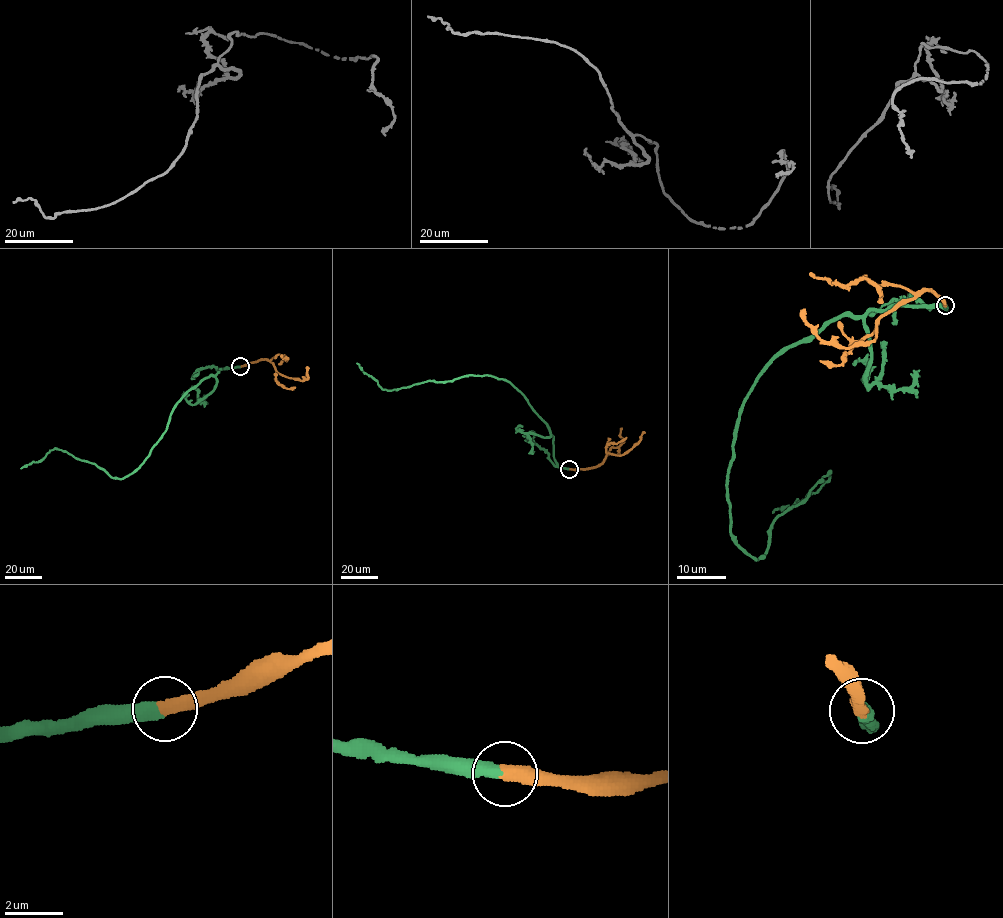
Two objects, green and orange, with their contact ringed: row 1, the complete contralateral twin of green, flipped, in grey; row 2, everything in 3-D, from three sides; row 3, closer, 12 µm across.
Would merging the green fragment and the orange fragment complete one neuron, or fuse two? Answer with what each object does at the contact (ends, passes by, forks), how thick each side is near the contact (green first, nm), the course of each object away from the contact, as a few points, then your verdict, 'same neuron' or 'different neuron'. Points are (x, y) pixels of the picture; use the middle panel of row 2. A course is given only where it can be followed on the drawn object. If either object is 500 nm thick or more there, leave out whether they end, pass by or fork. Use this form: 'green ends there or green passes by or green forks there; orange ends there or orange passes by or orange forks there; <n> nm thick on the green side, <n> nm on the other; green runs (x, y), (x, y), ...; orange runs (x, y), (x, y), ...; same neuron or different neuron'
green ends there; orange ends there; 440 nm thick on the green side, 460 nm on the other; green runs (569, 469), (558, 466), (547, 423), (503, 379), (465, 375), (387, 390), (357, 363); orange runs (569, 469), (596, 467), (607, 453), (627, 452), (644, 432); same neuron

